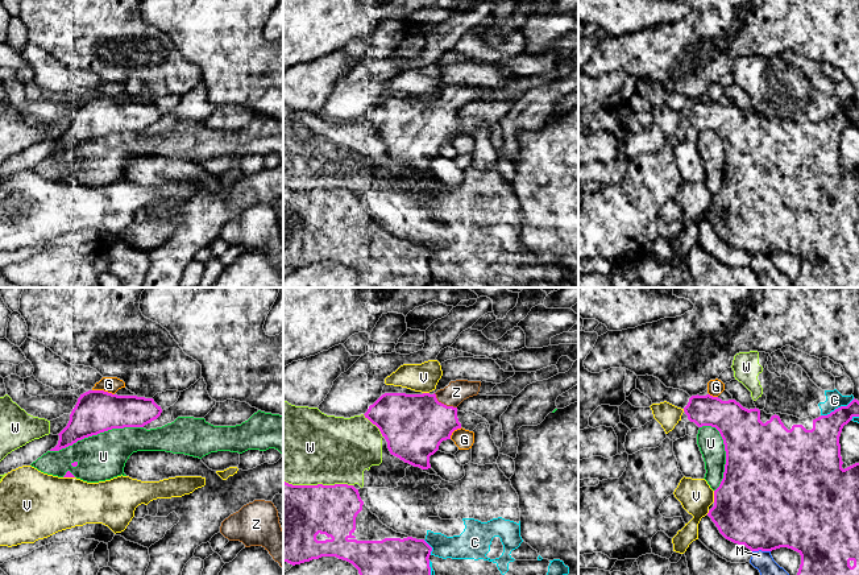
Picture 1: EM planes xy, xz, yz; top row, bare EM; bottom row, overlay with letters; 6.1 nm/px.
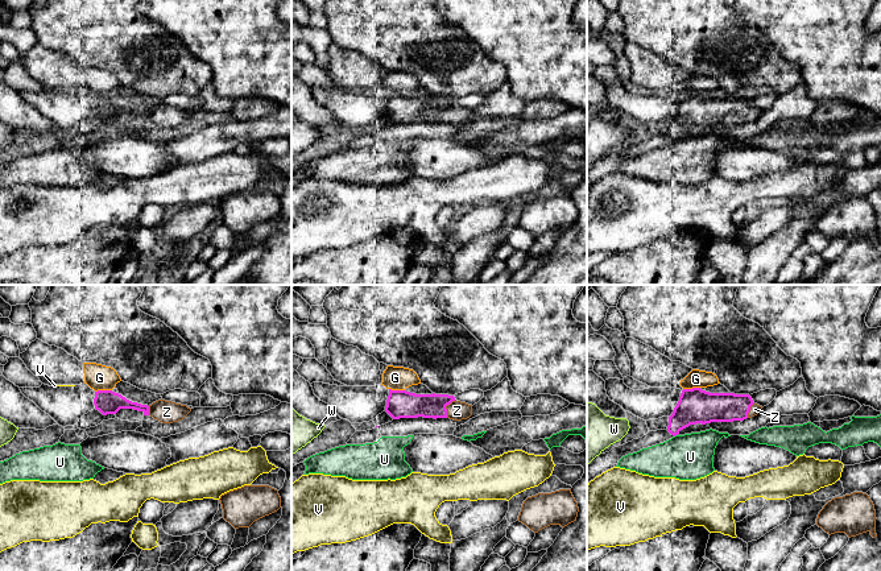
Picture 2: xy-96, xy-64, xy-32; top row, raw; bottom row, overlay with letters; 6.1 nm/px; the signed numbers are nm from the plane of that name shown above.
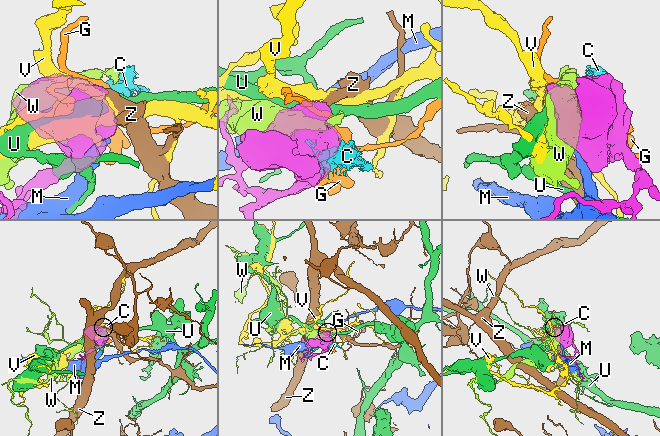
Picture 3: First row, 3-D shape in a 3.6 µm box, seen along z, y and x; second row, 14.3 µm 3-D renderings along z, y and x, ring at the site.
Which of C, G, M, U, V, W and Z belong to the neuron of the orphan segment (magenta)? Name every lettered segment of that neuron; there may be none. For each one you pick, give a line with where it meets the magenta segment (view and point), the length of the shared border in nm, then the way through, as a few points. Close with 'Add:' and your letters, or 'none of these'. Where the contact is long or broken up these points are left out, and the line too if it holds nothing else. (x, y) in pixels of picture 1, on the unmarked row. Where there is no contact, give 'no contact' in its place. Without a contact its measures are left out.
Z: meets magenta in xz at (443, 108); contact 170 nm long; runs through xz (414, 129), (427, 124), (443, 108), (456, 96)
Add: Z

